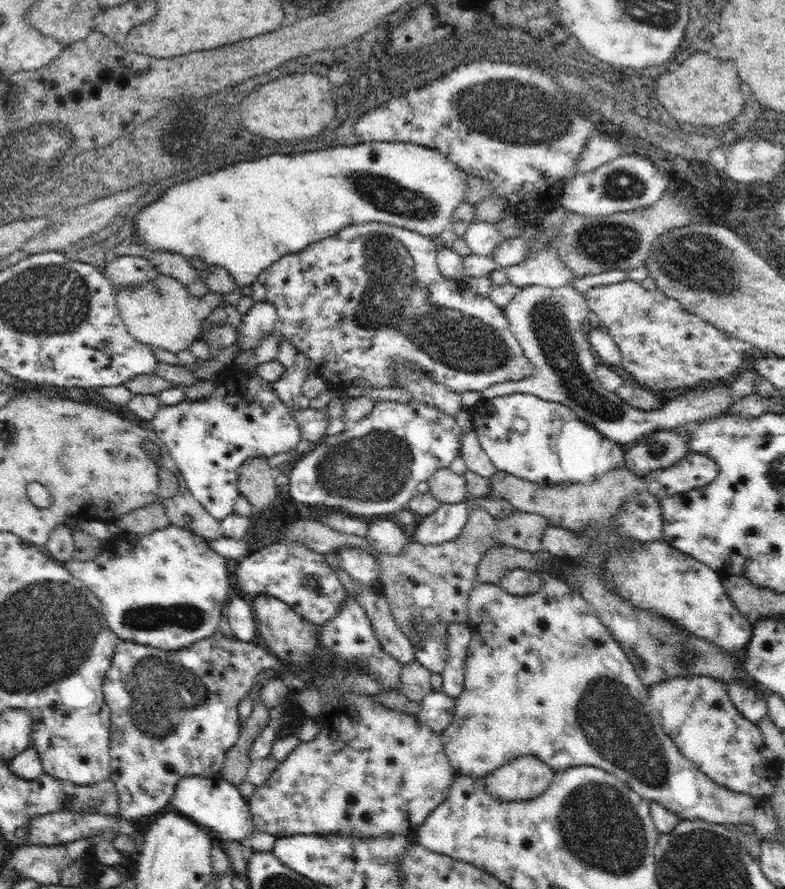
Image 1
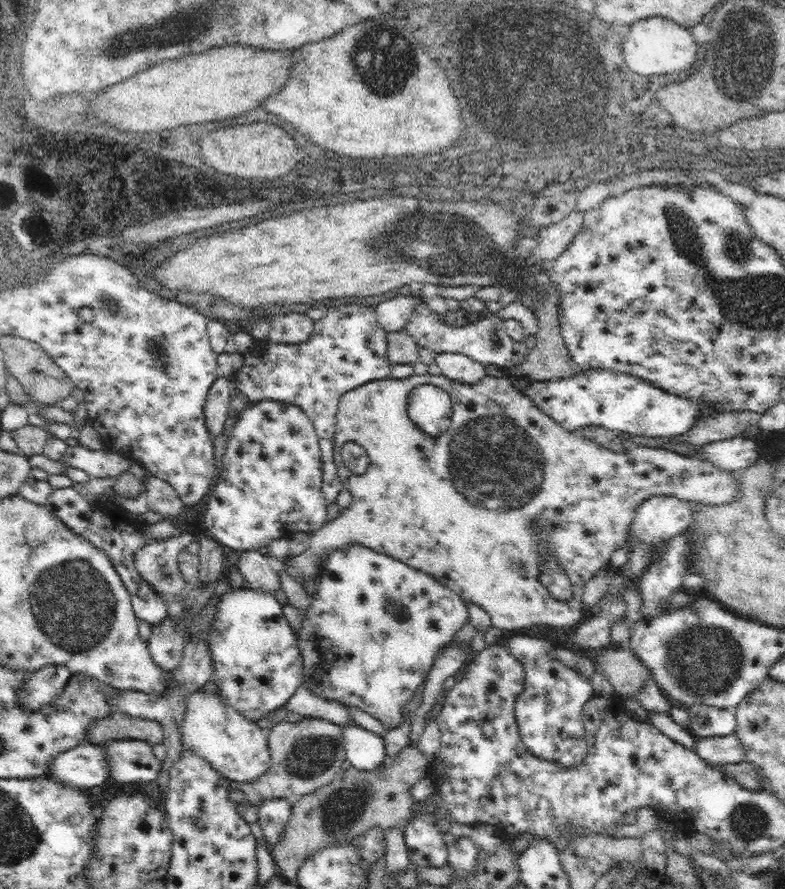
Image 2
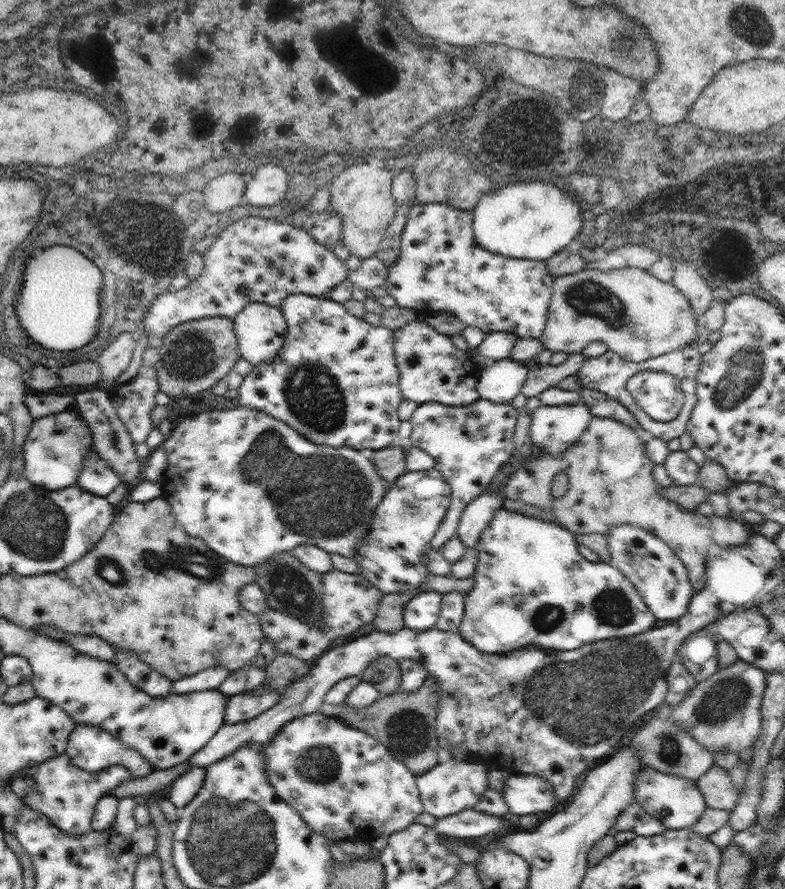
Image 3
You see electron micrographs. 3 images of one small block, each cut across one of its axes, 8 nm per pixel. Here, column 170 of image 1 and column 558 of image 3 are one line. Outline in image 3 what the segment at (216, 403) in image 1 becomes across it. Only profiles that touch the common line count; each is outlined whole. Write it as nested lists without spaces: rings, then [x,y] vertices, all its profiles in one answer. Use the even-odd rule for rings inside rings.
[[[584,402],[573,405],[540,405],[532,412],[529,443],[535,444],[554,458],[586,432],[593,417]]]

